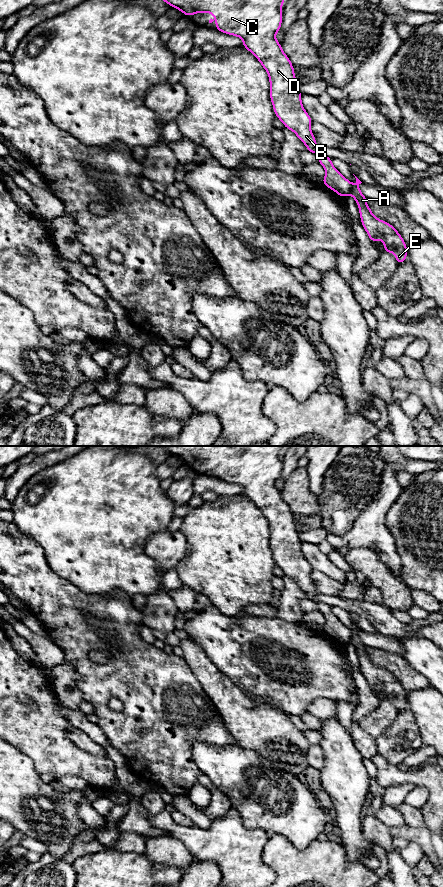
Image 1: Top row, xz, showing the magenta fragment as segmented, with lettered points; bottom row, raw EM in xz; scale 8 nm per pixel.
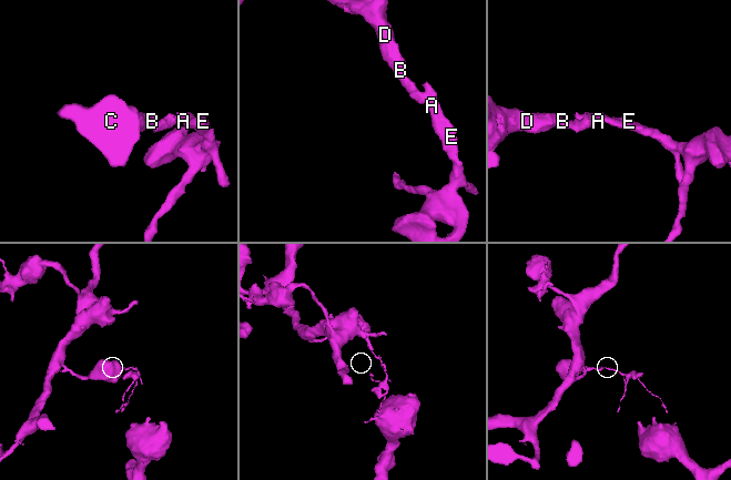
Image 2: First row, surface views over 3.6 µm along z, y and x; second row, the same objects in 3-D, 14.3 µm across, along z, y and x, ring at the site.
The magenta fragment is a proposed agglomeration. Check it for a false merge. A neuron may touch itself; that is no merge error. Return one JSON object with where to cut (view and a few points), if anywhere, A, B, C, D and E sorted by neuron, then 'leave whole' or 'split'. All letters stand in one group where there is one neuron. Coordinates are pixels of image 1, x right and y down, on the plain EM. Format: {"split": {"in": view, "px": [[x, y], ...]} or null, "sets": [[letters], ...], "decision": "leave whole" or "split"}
{"split": {"in": "xz", "px": [[352, 633], [349, 641]]}, "sets": [["A", "E"], ["B", "C", "D"]], "decision": "split"}

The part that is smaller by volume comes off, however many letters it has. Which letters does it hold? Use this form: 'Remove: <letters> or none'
Remove: A, E

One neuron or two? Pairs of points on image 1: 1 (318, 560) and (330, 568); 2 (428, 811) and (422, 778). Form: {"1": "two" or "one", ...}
{"1": "one", "2": "one"}

